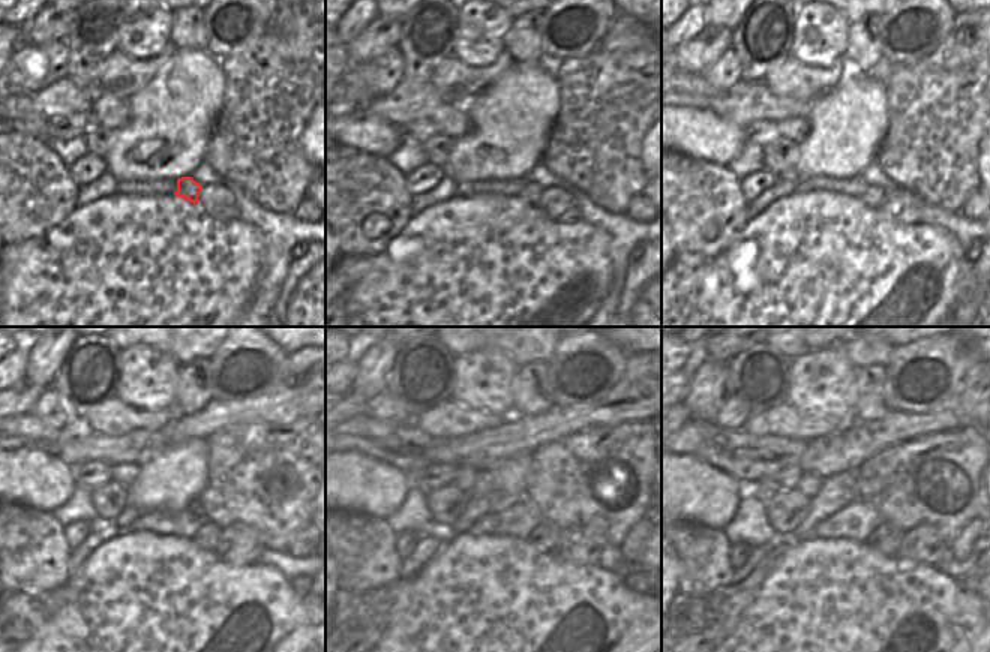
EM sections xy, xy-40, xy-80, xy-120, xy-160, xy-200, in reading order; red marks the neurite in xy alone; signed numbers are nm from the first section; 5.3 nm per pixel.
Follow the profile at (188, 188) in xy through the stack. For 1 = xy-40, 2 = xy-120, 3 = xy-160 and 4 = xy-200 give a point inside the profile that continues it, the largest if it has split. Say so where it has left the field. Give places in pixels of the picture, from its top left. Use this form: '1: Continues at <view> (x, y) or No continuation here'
1: Continues at xy-40 (531, 194)
2: Continues at xy-120 (207, 537)
3: Continues at xy-160 (545, 537)
4: Continues at xy-200 (887, 538)

